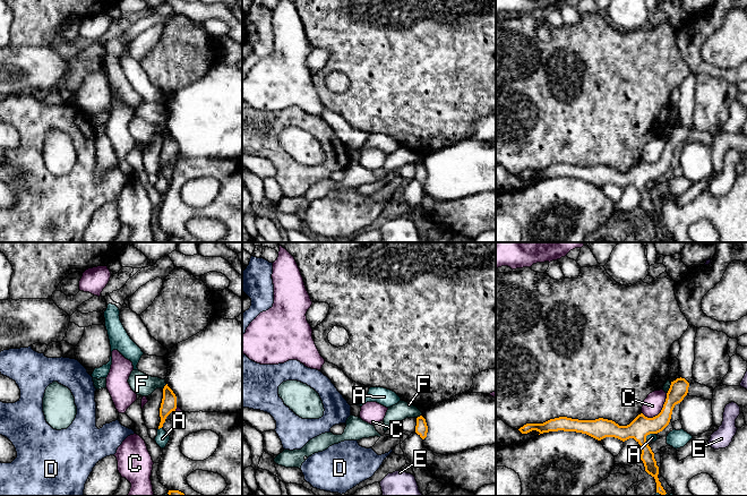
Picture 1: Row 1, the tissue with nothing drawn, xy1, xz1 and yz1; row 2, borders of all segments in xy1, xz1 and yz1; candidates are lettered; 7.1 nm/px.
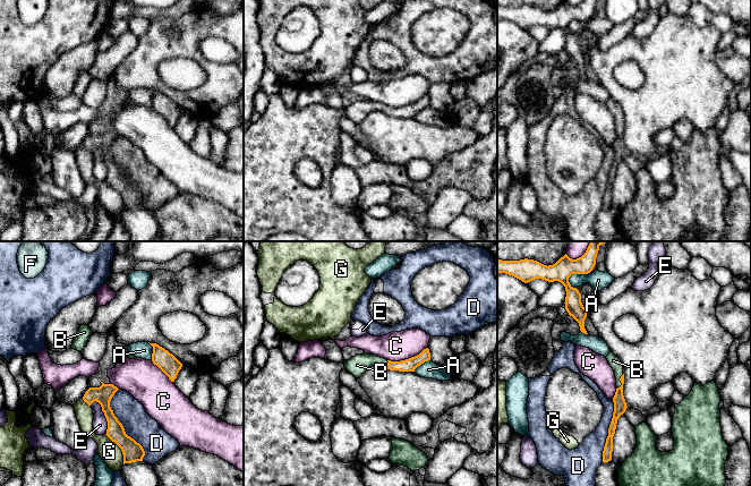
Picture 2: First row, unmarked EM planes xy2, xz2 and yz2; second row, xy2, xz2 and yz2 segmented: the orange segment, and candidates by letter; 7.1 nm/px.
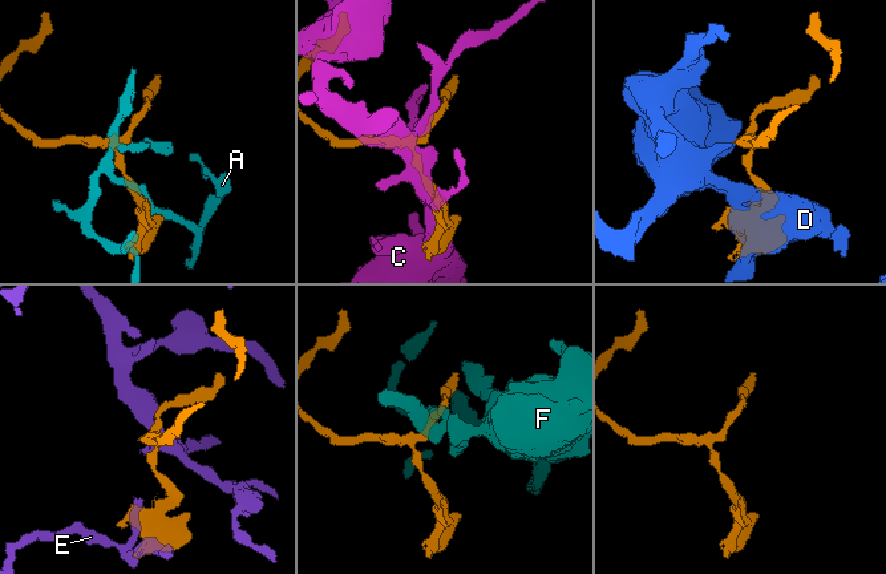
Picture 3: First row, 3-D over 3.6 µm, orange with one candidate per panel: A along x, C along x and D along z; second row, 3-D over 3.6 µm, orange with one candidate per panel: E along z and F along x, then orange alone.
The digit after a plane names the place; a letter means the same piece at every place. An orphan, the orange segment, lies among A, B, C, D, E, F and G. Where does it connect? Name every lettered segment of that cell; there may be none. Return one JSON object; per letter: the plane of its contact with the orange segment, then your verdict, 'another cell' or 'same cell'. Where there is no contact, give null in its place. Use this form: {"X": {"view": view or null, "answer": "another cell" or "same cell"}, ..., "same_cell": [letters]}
{"A": {"view": "yz2", "answer": "another cell"}, "B": {"view": "yz2", "answer": "same cell"}, "C": {"view": "xz2", "answer": "another cell"}, "D": {"view": "xy2", "answer": "another cell"}, "E": {"view": "xy2", "answer": "another cell"}, "F": {"view": "xy1", "answer": "another cell"}, "G": {"view": "xy2", "answer": "another cell"}, "same_cell": ["B"]}

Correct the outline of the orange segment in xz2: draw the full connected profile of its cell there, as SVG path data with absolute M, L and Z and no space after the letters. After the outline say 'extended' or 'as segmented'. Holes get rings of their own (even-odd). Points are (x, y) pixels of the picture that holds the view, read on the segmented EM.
M426 348L419 355L401 361L391 361L376 355L364 353L357 355L343 364L345 369L358 378L374 365L384 366L390 370L415 372L418 366L428 360L430 360L430 352L429 349Z; extended

